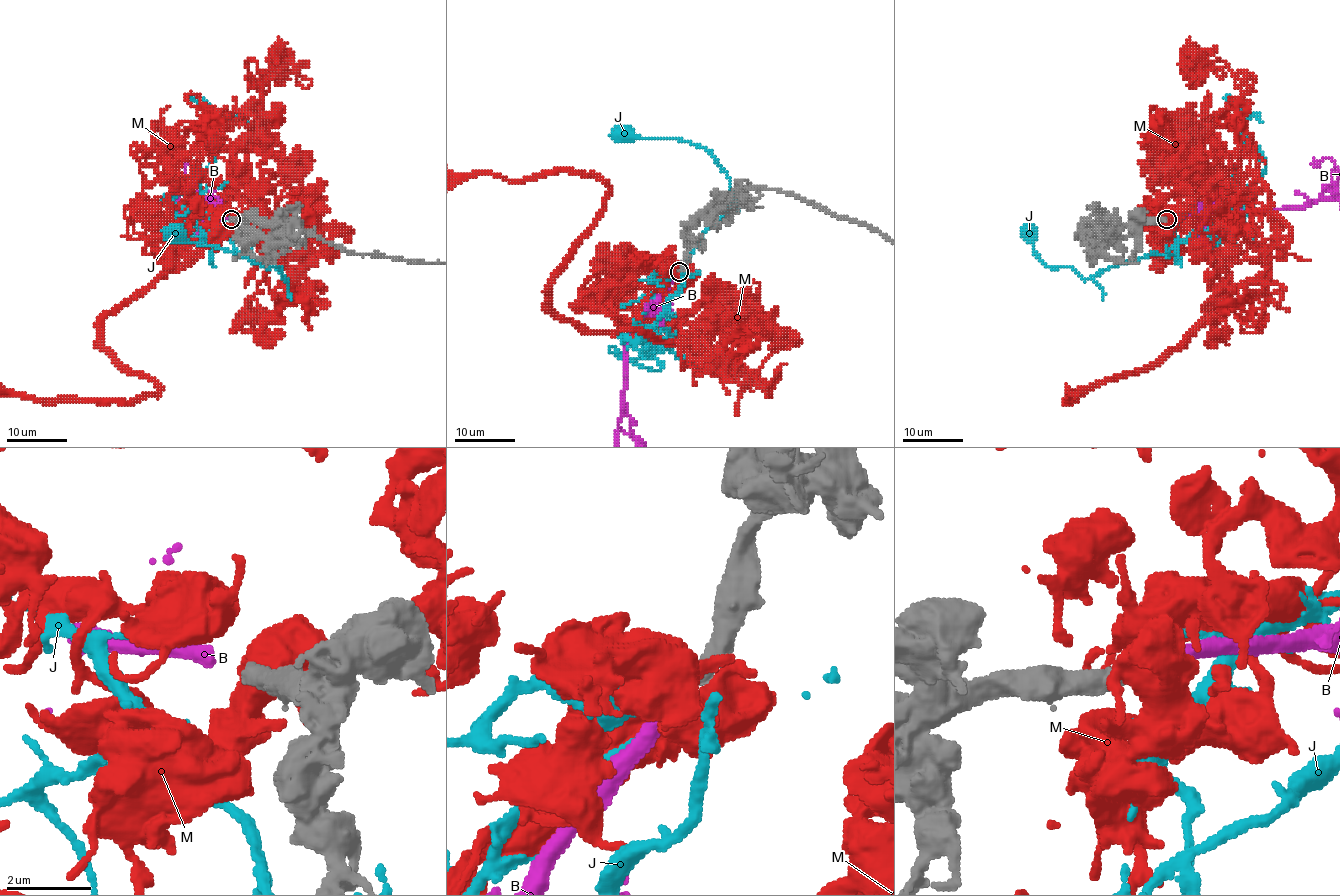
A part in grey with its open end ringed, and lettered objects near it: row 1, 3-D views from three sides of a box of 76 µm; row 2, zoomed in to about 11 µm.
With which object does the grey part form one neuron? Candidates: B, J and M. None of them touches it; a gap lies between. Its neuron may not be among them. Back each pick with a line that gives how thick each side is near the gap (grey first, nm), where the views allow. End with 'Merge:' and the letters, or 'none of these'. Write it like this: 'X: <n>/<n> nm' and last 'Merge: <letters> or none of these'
B: 440/340 nm
Merge: B

